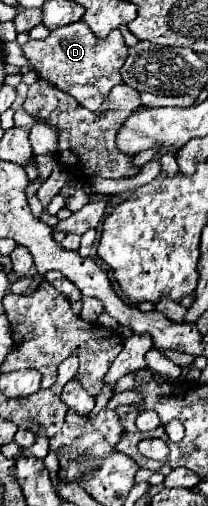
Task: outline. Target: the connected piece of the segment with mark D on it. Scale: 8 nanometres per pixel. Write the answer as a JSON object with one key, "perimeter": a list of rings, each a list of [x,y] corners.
{"perimeter":[[[84,22],[56,28],[44,40],[30,38],[26,44],[22,44],[22,54],[40,78],[52,82],[58,90],[70,94],[80,106],[92,112],[96,112],[110,90],[122,82],[120,68],[126,60],[126,52],[128,46],[124,44],[120,30],[112,30],[108,38],[98,38]]]}

